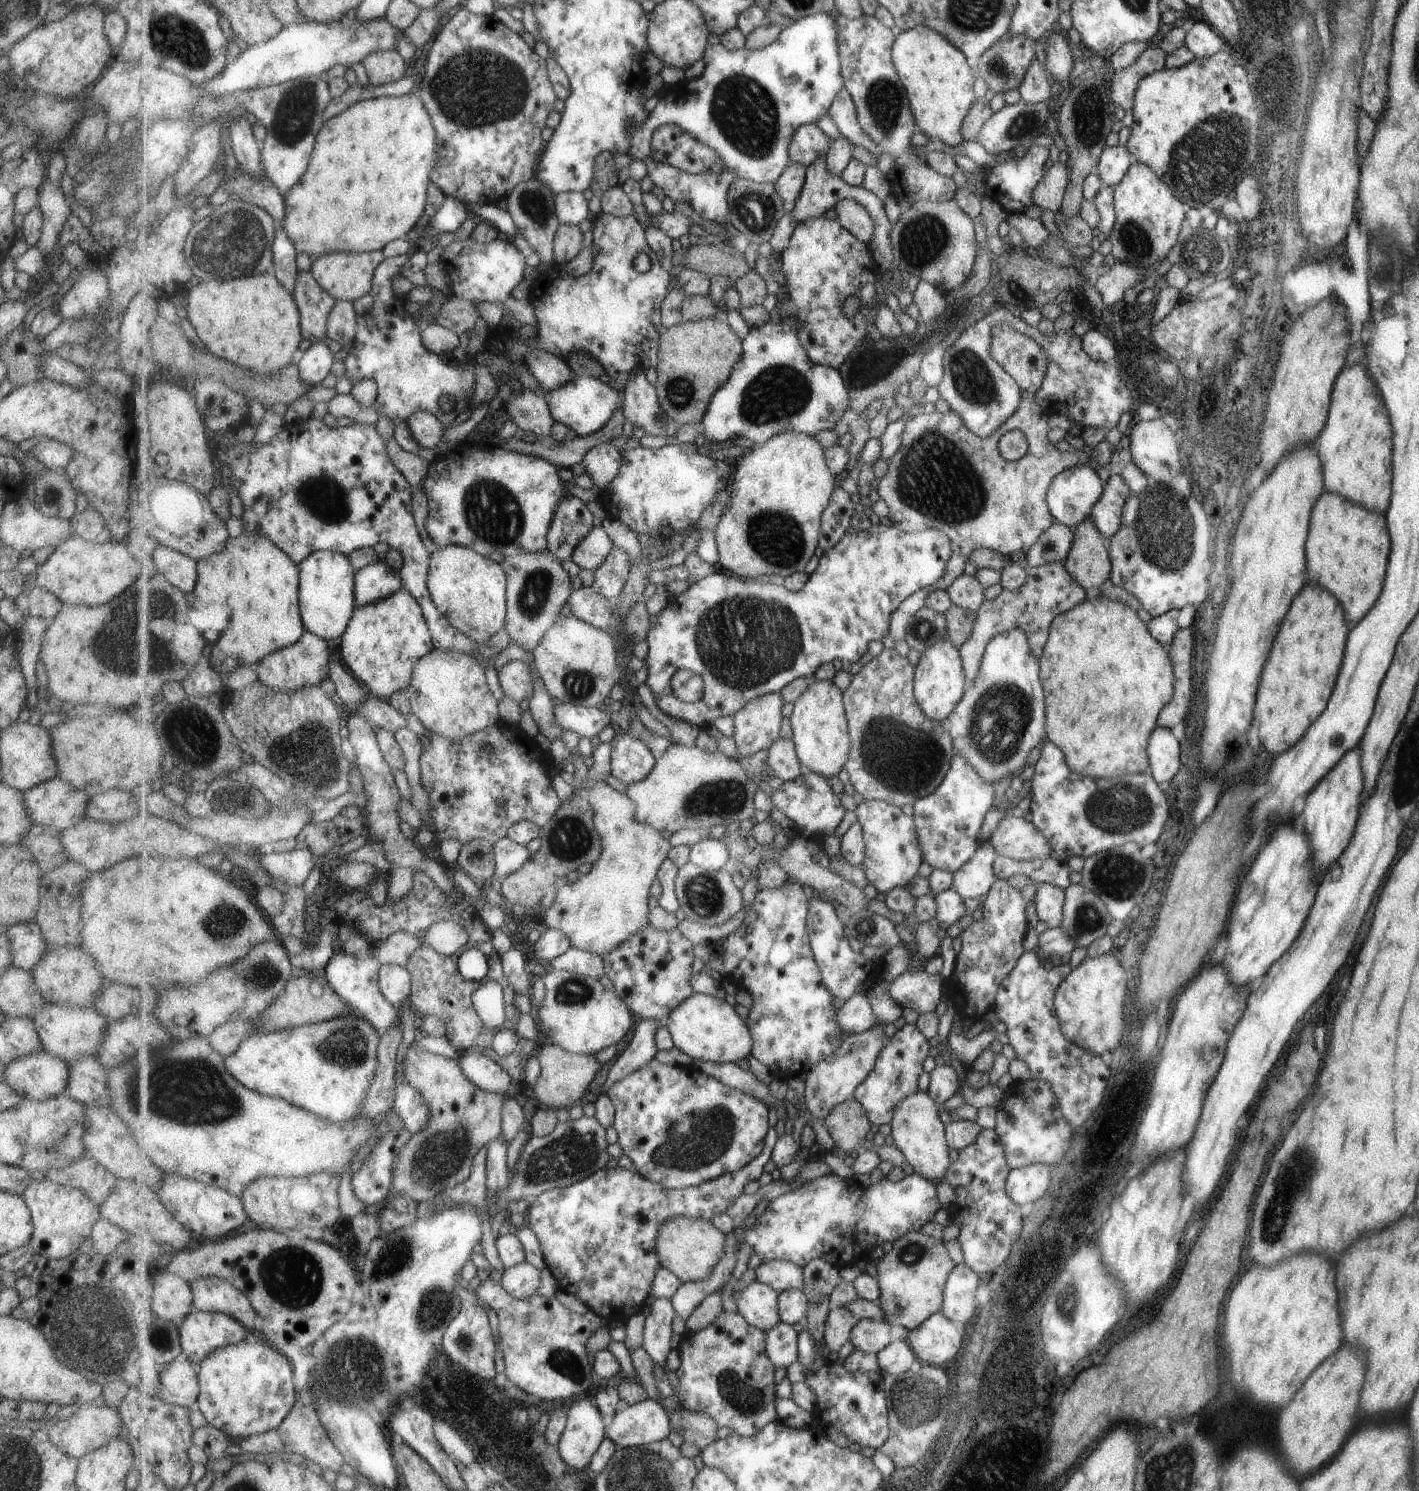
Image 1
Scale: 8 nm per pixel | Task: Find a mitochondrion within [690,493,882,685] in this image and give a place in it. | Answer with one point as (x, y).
(776, 536)

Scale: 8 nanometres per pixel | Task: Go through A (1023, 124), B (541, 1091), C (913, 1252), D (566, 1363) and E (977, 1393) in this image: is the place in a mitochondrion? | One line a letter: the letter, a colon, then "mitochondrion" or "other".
A: mitochondrion
B: other
C: mitochondrion
D: mitochondrion
E: mitochondrion

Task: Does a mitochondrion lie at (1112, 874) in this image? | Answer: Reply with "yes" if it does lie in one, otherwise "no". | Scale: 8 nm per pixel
yes

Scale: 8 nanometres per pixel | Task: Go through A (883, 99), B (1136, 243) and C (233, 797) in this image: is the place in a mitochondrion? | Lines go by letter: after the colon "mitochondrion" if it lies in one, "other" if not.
A: mitochondrion
B: mitochondrion
C: mitochondrion

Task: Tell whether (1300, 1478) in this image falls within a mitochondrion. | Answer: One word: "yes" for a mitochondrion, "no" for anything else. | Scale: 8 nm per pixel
no

